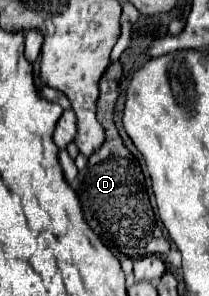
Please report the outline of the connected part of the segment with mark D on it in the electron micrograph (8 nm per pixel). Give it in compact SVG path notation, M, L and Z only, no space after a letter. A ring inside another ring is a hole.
M114 62L110 70L100 80L100 96L96 106L96 118L104 126L104 144L88 158L84 170L78 172L80 196L84 220L92 226L96 236L114 252L126 254L130 258L142 258L150 254L166 254L170 250L168 240L162 238L160 228L154 222L154 212L144 188L144 174L136 158L122 144L122 138L114 126L114 104L118 98L118 78L122 74L122 64Z

